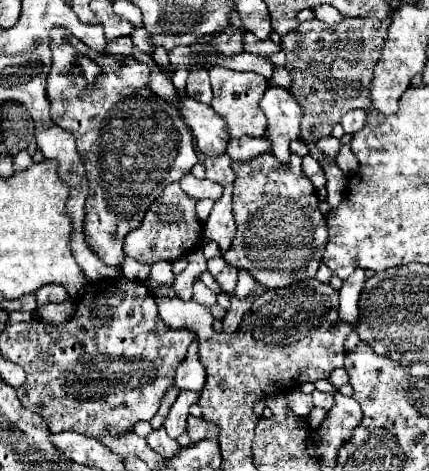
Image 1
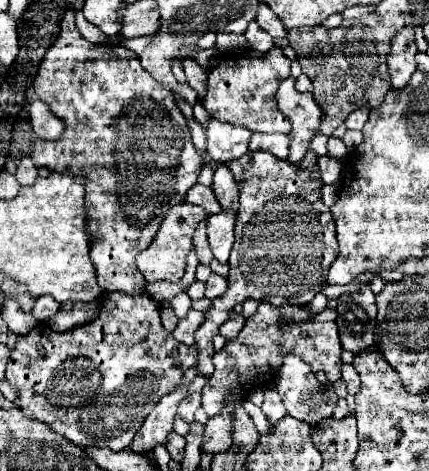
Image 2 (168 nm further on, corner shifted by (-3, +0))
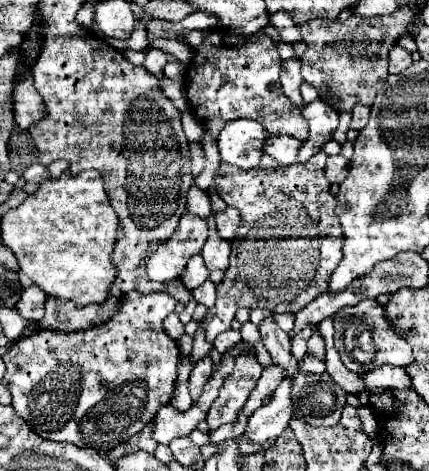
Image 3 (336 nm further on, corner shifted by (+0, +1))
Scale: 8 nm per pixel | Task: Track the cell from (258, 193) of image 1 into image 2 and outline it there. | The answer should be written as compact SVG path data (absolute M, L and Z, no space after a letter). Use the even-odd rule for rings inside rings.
M247 153L235 161L229 163L231 171L235 173L235 179L239 183L239 211L237 211L237 225L235 225L235 245L229 257L229 289L213 299L211 309L205 313L203 325L195 331L195 347L199 351L197 359L197 373L203 377L209 377L213 373L213 335L219 331L221 323L229 319L229 311L233 309L235 303L243 303L245 299L257 299L257 301L267 301L271 305L285 305L285 303L295 303L295 305L309 305L311 299L315 297L317 291L327 283L327 271L329 265L335 261L339 249L337 249L337 239L335 239L335 223L329 213L329 207L323 205L321 201L321 175L317 171L317 157L315 153L307 153L303 157L301 165L291 165L289 161L275 159L271 153Z

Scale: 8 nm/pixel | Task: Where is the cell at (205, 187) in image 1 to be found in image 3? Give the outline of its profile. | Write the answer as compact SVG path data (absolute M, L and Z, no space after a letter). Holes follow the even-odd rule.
M190 186L186 208L188 208L190 214L206 218L210 214L210 200L208 200L208 196L198 186Z

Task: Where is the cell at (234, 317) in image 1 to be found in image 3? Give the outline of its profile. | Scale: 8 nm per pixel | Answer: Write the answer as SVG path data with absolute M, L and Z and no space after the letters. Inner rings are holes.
M228 330L228 332L222 332L220 336L216 336L214 340L214 348L220 352L220 356L224 356L228 352L228 348L232 348L234 344L240 342L240 332L236 330Z

